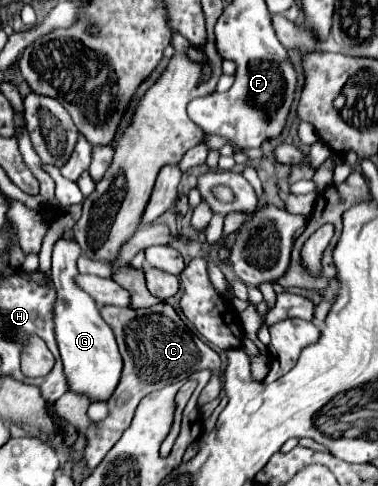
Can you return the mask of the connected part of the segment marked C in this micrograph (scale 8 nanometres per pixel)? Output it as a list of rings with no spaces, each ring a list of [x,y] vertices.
[[[165,304],[162,311],[157,311],[157,315],[150,315],[152,313],[151,309],[134,310],[130,307],[105,306],[101,309],[101,317],[115,333],[119,353],[123,357],[123,373],[115,395],[107,401],[109,417],[99,421],[97,429],[87,429],[85,433],[89,441],[85,451],[85,461],[89,469],[95,469],[107,455],[107,451],[119,441],[123,431],[131,425],[139,401],[147,393],[173,383],[175,379],[179,379],[179,375],[183,377],[201,369],[211,371],[211,379],[207,383],[207,403],[213,401],[221,391],[221,359],[217,351],[213,351],[205,341],[201,341],[193,331],[189,331],[189,327],[181,321],[181,317],[171,305]]]

